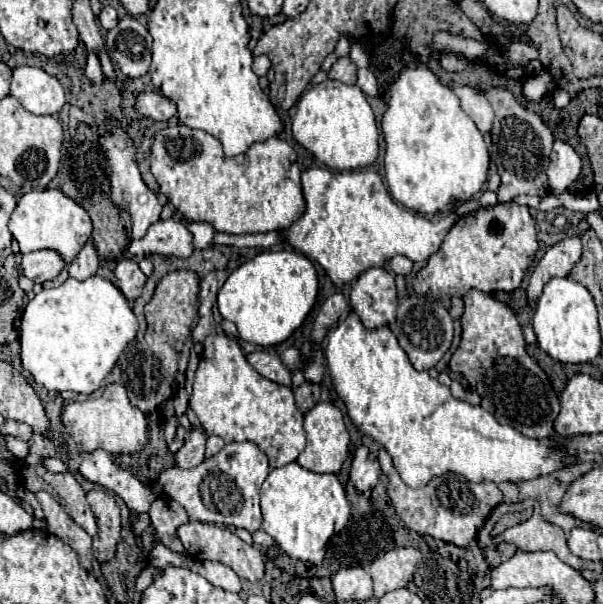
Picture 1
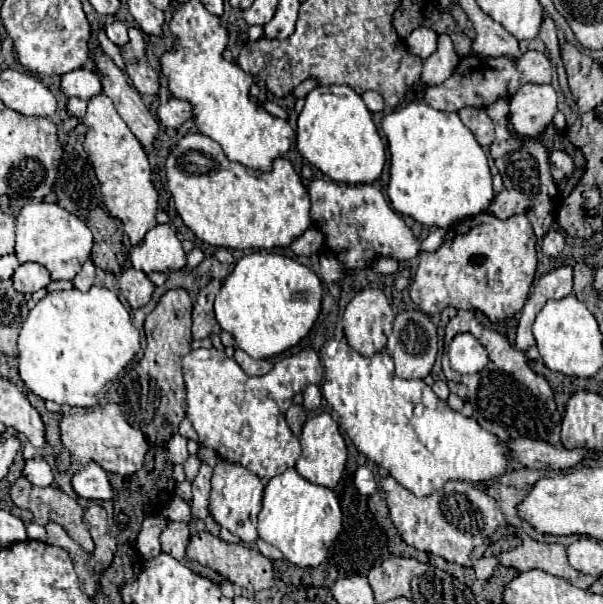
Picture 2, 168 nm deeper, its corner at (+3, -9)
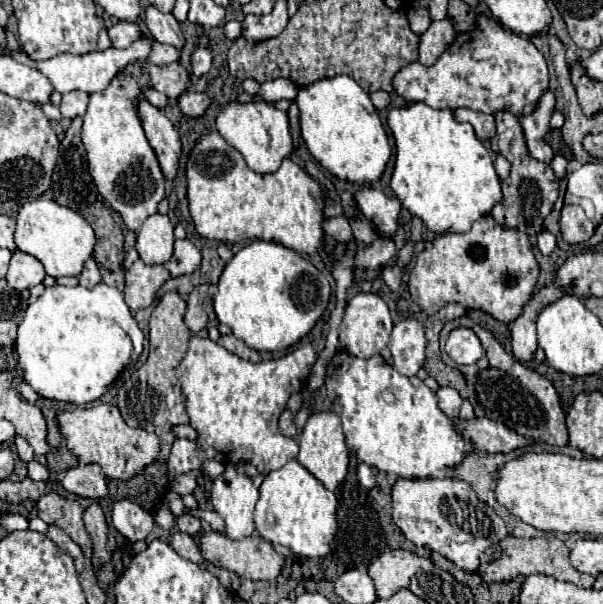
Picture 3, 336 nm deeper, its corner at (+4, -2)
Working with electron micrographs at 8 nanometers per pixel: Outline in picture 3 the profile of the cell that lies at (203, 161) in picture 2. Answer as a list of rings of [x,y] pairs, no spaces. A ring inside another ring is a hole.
[[[213,131],[195,141],[187,157],[185,175],[187,175],[189,213],[201,237],[229,241],[229,243],[263,239],[263,241],[281,243],[289,249],[295,249],[299,253],[309,253],[309,255],[313,255],[321,247],[321,239],[323,239],[321,221],[323,221],[323,209],[325,209],[321,187],[291,159],[283,159],[281,167],[275,173],[265,173],[265,175],[255,173],[247,167],[243,155],[231,145],[227,145],[217,131]]]

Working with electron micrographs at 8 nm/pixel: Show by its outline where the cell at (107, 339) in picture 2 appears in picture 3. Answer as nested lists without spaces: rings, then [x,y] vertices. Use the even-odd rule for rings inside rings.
[[[55,283],[53,287],[47,287],[43,295],[39,295],[39,299],[27,307],[25,319],[19,325],[15,345],[23,379],[41,397],[85,405],[99,399],[107,391],[107,385],[119,375],[119,371],[127,363],[139,359],[143,351],[143,339],[143,331],[137,327],[137,321],[133,319],[123,299],[123,293],[117,287],[99,283],[93,289],[85,289],[81,285],[63,287]]]

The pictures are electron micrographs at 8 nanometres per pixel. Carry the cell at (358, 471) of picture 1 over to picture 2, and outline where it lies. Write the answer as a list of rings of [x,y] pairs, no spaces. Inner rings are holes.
[[[360,466],[360,468],[356,470],[356,474],[354,474],[354,484],[356,484],[356,488],[358,488],[360,494],[370,496],[370,494],[376,492],[374,474],[372,474],[372,470],[366,468],[366,466]]]

